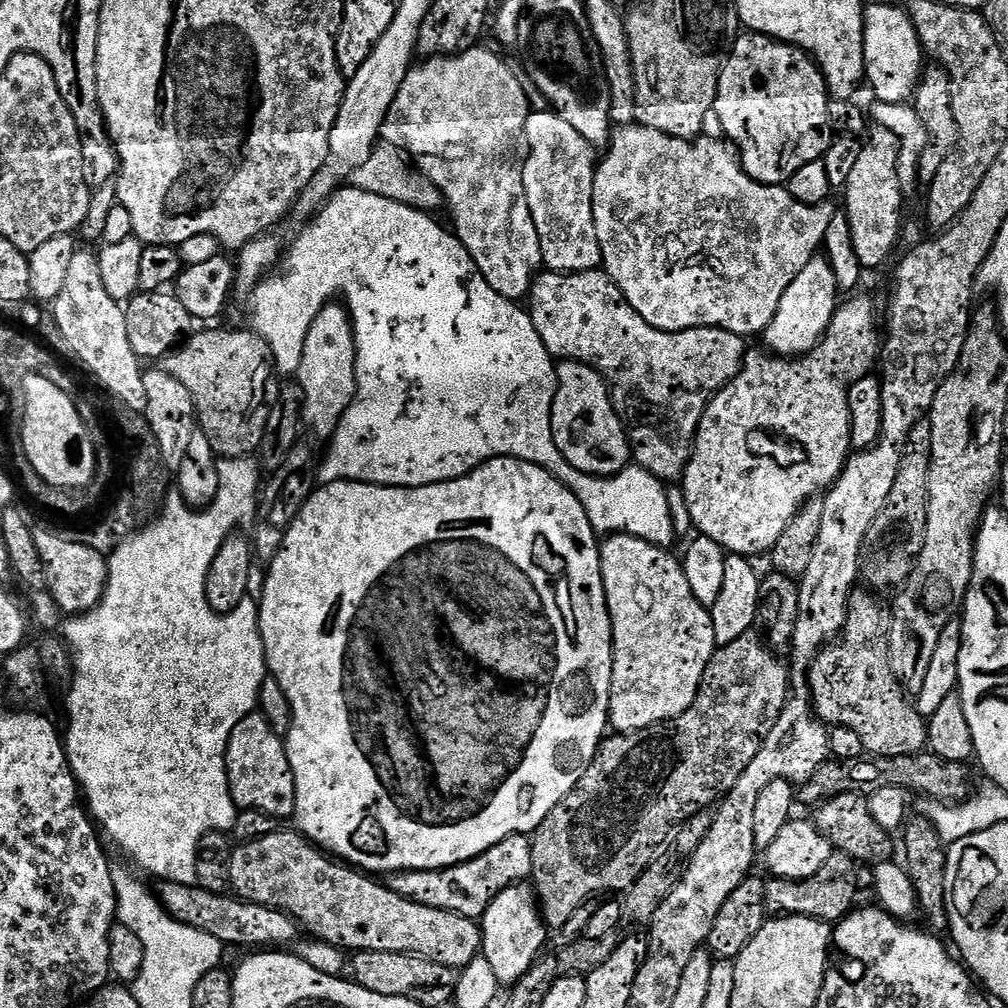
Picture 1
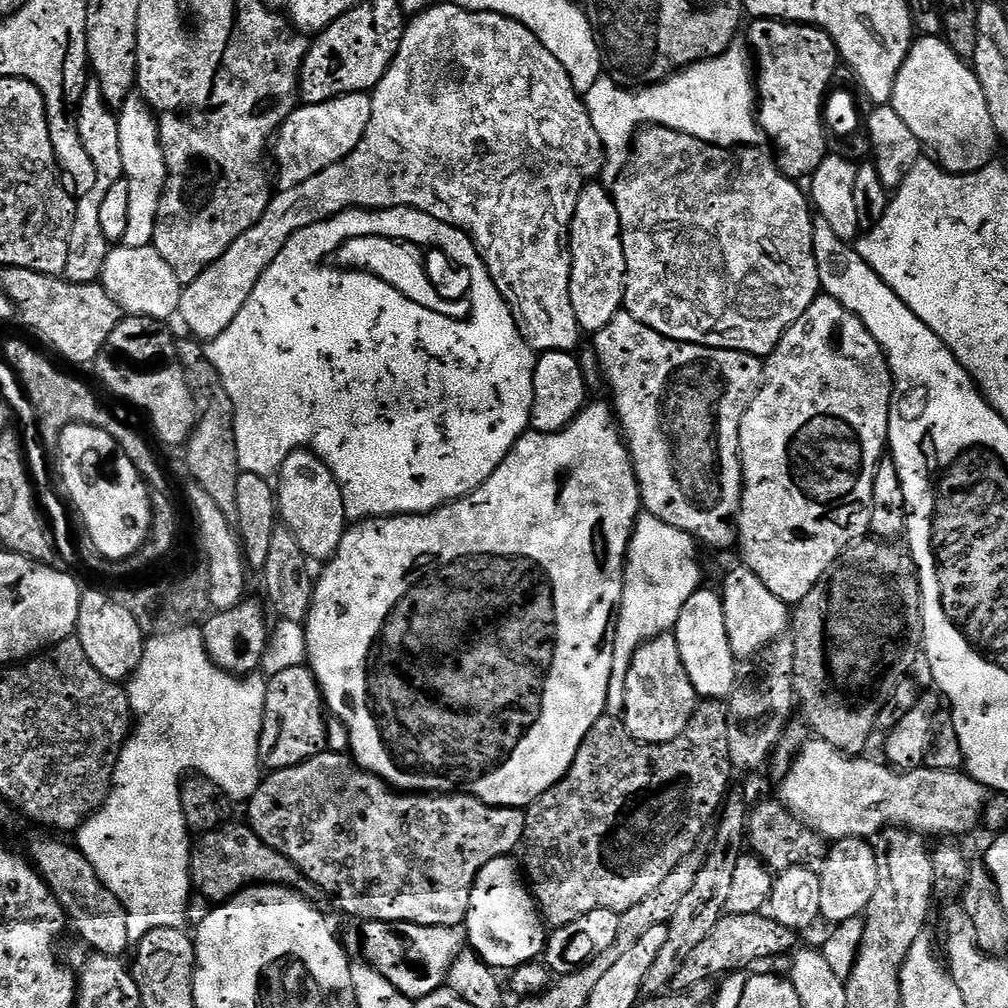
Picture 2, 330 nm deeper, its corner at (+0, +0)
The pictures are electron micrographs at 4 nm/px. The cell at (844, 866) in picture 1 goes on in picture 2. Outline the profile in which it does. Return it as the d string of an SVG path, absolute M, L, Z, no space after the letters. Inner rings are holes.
M725 914L718 926L714 926L714 930L710 930L705 940L690 953L690 958L686 958L682 970L674 974L671 991L681 992L703 980L716 980L725 974L751 969L751 964L768 960L771 956L787 957L797 947L796 936L797 929L782 926L782 922L773 920L768 914Z

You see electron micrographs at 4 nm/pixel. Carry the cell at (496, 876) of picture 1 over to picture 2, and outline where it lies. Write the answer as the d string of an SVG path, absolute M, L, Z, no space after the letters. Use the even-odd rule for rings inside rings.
M325 750L314 758L302 762L298 766L283 768L277 772L268 772L254 790L254 794L246 801L248 817L246 823L249 828L262 838L266 846L283 852L290 862L299 870L311 884L321 893L325 892L342 911L348 916L357 916L360 922L377 920L378 922L410 922L422 926L446 926L447 928L461 927L468 919L470 910L470 894L482 866L486 862L494 862L494 858L506 856L521 847L526 830L526 818L524 812L518 808L495 808L492 804L482 802L473 796L461 796L459 794L405 794L399 790L388 787L384 781L361 768L351 755L342 752Z

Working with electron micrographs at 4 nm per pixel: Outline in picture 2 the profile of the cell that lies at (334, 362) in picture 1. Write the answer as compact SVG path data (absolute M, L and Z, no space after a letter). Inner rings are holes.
M301 450L290 453L286 462L282 462L278 479L280 484L278 480L275 485L276 503L283 527L289 528L294 534L298 546L308 555L309 561L331 560L338 542L342 542L345 528L350 524L346 506L342 502L342 490L332 477L332 471L313 452Z

